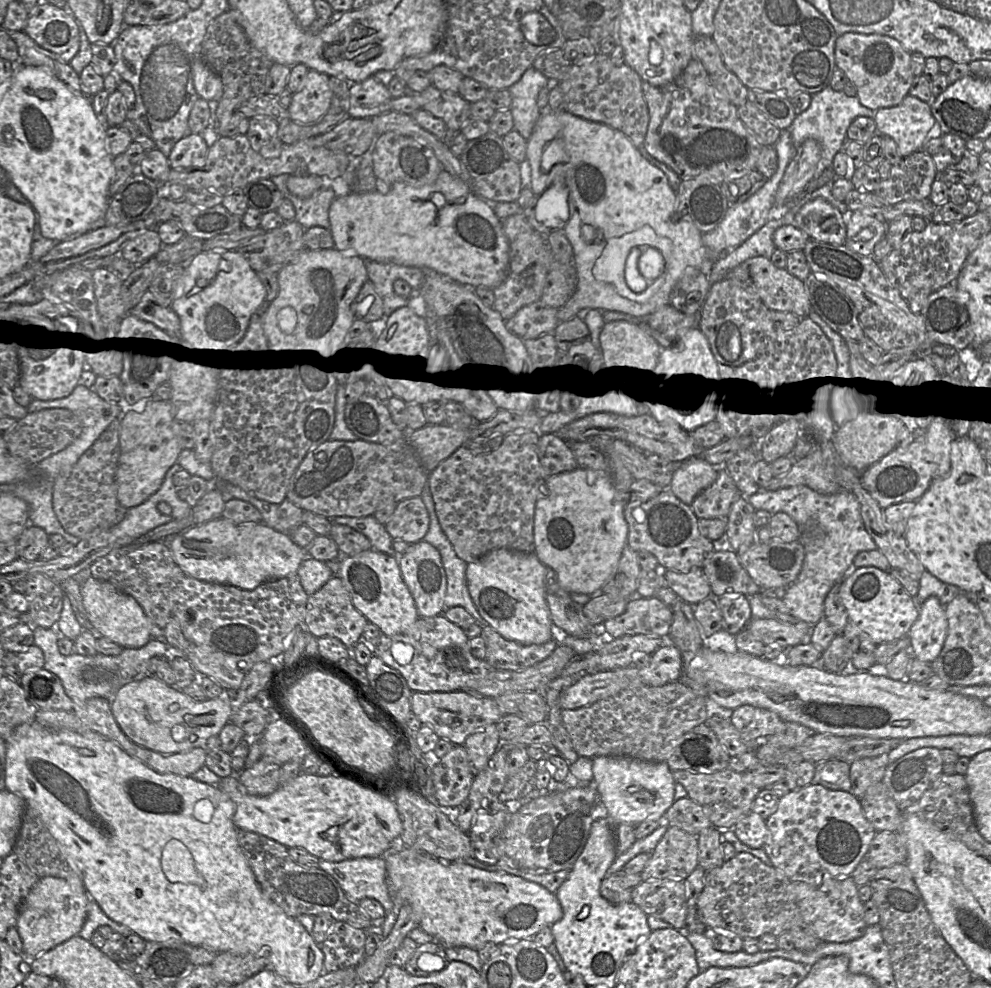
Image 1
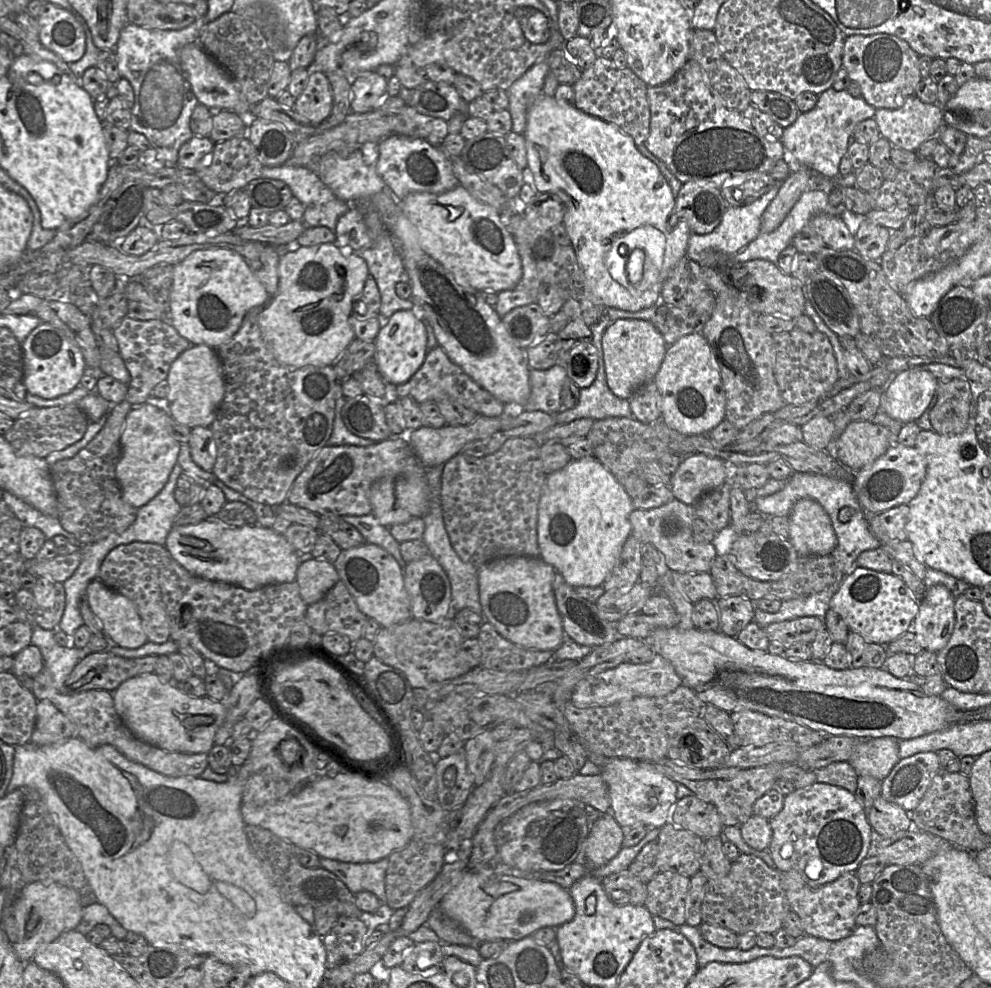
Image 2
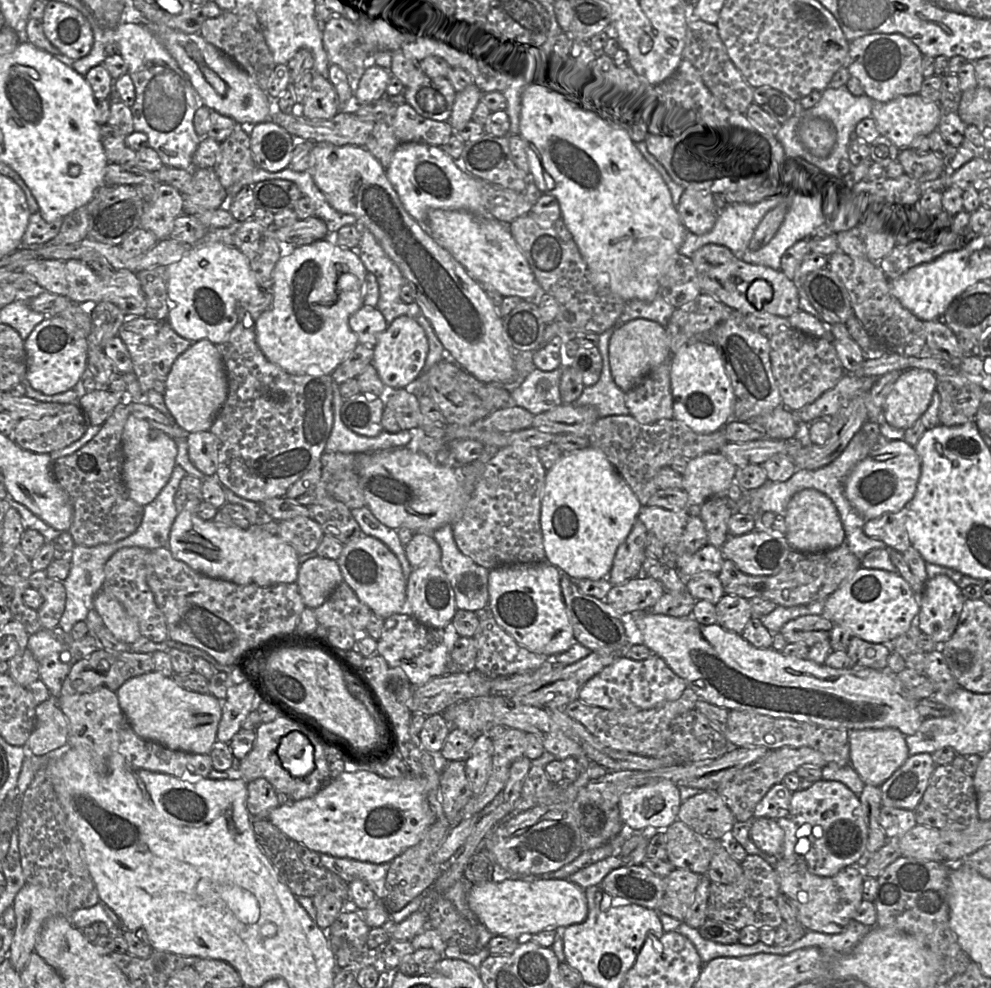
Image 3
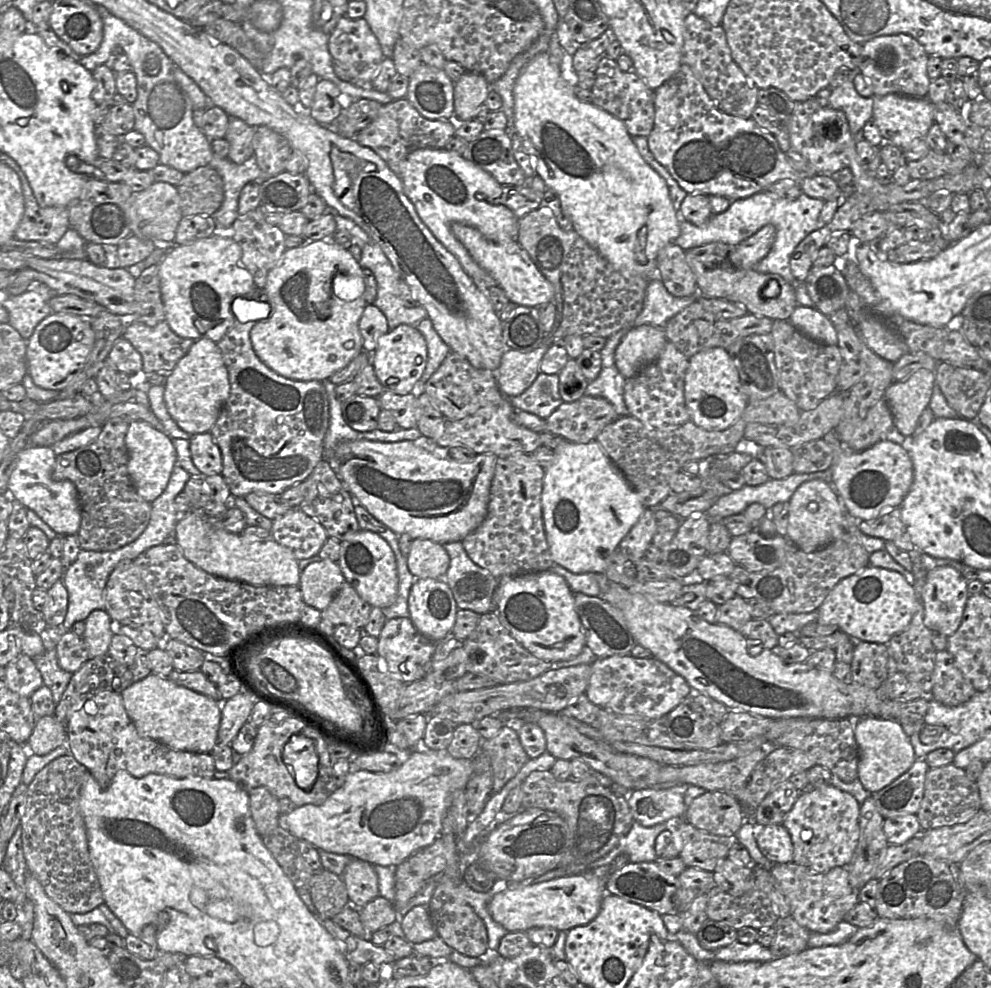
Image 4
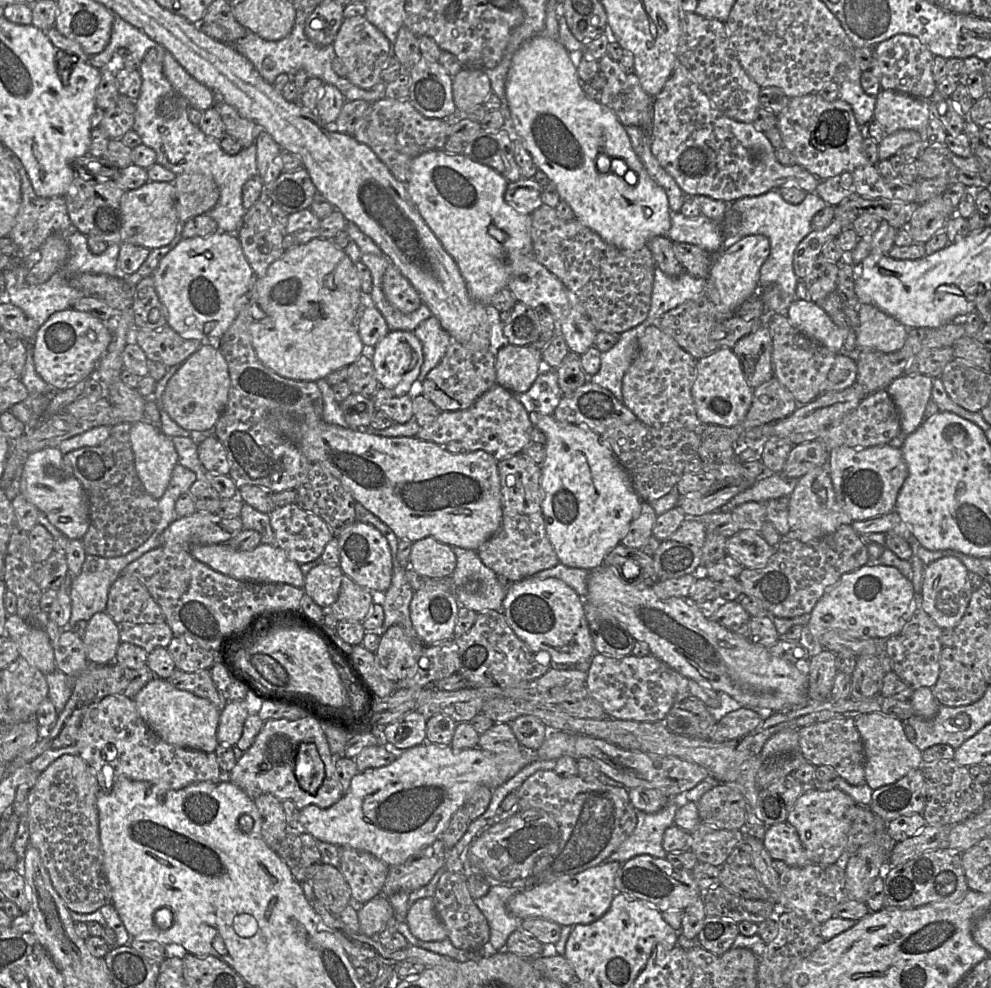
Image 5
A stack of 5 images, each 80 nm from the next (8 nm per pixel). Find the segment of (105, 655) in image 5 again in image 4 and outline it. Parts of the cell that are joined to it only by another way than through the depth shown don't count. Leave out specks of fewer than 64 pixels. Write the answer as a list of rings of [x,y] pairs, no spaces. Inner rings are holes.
[[[94,610],[85,619],[83,639],[87,645],[89,658],[108,654],[115,634],[115,623],[105,610]]]

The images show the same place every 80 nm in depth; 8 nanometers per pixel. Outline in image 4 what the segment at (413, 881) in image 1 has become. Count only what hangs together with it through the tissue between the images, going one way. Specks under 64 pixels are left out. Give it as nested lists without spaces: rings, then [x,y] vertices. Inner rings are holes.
[[[585,870],[534,884],[507,886],[492,897],[488,910],[493,920],[508,932],[526,932],[533,927],[568,931],[575,926],[589,923],[597,916],[602,899],[607,893],[606,879],[607,877],[594,875],[591,870]]]

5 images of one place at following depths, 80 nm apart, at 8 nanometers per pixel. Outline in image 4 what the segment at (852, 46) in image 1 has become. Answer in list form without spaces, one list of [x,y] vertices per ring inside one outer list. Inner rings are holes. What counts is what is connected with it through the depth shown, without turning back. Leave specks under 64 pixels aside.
[[[909,35],[879,36],[862,44],[862,62],[857,72],[871,83],[874,96],[899,94],[926,98],[931,82],[927,74],[928,57],[924,47]]]

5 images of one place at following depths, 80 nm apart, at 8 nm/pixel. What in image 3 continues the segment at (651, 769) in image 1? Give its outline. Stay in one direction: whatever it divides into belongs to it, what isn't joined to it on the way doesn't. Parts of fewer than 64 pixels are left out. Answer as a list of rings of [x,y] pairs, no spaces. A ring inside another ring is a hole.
[[[659,780],[621,795],[618,803],[620,818],[625,828],[641,832],[651,839],[659,830],[664,830],[677,820],[681,806],[679,787],[669,780]]]

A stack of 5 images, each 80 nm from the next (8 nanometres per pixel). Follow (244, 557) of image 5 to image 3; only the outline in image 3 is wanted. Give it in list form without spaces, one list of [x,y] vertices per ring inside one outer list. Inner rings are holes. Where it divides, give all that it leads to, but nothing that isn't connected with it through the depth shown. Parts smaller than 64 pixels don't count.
[[[188,498],[172,525],[167,548],[174,558],[207,577],[238,585],[266,587],[297,581],[299,555],[291,545],[278,535],[259,535],[248,529],[203,520],[197,515],[201,501]]]

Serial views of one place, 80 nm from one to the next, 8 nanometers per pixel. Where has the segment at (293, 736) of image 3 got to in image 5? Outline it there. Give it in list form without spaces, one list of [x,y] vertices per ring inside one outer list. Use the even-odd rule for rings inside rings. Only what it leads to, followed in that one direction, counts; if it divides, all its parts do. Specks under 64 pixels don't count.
[[[301,743],[296,751],[294,774],[300,787],[310,794],[321,786],[325,771],[324,764],[314,744]]]

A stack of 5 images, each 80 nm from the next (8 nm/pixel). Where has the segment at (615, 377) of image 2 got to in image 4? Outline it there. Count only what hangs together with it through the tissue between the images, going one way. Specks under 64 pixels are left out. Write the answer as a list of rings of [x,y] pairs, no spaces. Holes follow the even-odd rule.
[[[650,324],[633,327],[615,349],[615,364],[625,379],[655,361],[667,342],[665,330]]]

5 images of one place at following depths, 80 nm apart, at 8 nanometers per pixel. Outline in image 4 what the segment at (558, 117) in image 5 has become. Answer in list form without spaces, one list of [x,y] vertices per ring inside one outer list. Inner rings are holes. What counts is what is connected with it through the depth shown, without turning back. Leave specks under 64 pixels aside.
[[[541,52],[535,55],[522,69],[513,88],[514,131],[521,138],[526,152],[534,160],[536,175],[543,179],[548,189],[553,190],[558,195],[561,210],[572,222],[573,230],[621,273],[641,276],[649,282],[654,278],[660,279],[657,267],[658,252],[667,244],[675,243],[676,238],[680,235],[680,215],[673,207],[667,183],[642,158],[623,122],[594,105],[592,101],[580,101],[575,95],[574,87],[563,78],[561,67],[550,59],[548,52]]]

